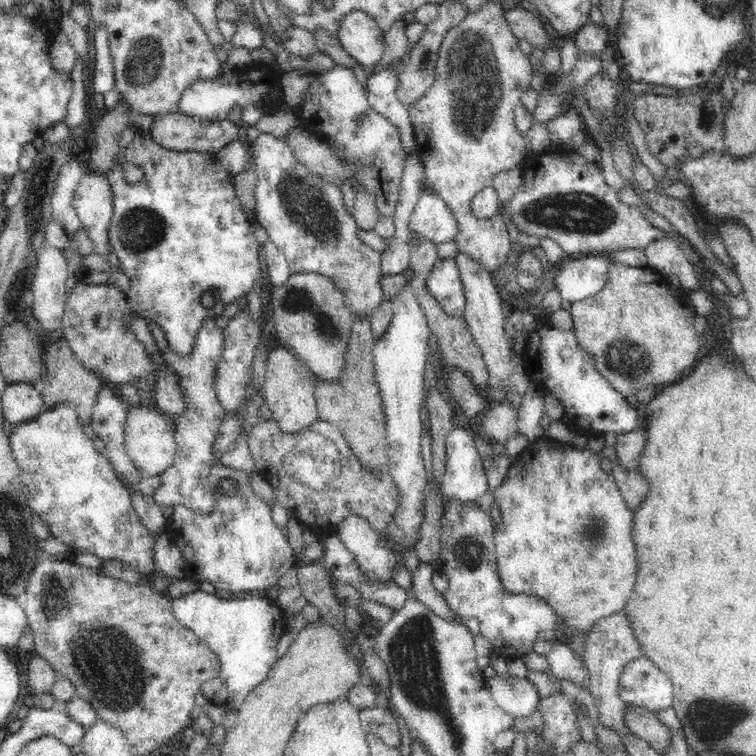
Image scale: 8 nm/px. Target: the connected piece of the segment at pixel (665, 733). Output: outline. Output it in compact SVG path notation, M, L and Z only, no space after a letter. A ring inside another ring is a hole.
M626 712L625 720L630 731L638 738L645 740L656 752L666 754L670 738L672 738L671 729L658 721L653 715L636 715L633 712Z

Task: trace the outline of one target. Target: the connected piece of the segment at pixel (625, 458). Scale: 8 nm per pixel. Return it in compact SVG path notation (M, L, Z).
M639 426L633 431L616 435L614 450L618 457L617 466L634 470L642 459L645 445L645 427Z

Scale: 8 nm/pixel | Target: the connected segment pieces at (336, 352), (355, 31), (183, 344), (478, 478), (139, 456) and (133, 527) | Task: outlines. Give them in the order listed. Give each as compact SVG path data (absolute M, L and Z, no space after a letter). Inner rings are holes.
M316 273L292 274L288 280L271 291L272 302L268 318L274 321L276 338L282 347L290 349L314 378L332 382L340 378L346 366L344 354L348 350L351 324L354 317L346 306L344 295L331 278Z
M361 10L347 14L338 28L338 38L344 50L358 64L368 67L376 66L384 54L384 34L374 17Z
M135 133L132 142L120 156L144 170L142 181L136 185L128 185L124 181L124 170L120 165L107 173L114 197L108 241L119 258L119 271L124 272L130 280L130 289L124 292L128 300L126 325L131 329L129 323L132 315L144 318L147 323L154 321L162 327L172 350L178 355L190 354L204 319L223 316L228 305L237 304L262 279L258 259L260 245L253 232L253 220L237 199L232 176L219 165L215 153L166 150L149 135ZM208 289L218 290L218 301L213 308L202 305L202 293Z
M464 427L452 429L446 440L446 464L441 480L441 503L448 500L476 502L479 496L488 492L487 473L482 467L482 458L474 445L473 432Z
M142 404L135 408L128 406L126 416L124 446L129 458L142 472L150 475L162 474L174 462L177 452L173 429L166 416L160 410L150 409Z
M64 403L47 408L34 418L13 426L12 432L9 435L11 452L13 454L14 463L17 464L19 468L21 489L24 491L24 496L28 498L28 506L34 510L34 514L38 514L38 516L42 518L42 522L48 526L52 537L64 541L64 544L71 546L74 551L94 554L103 560L120 560L128 564L131 569L134 569L134 572L140 573L143 578L146 576L145 574L150 574L150 572L156 574L153 548L158 536L152 536L149 528L144 528L131 503L132 488L128 487L124 481L118 478L107 456L100 454L100 452L96 450L94 438L90 438L86 435L86 432L82 429L83 425L84 424L82 424L78 418L77 412L68 403Z

